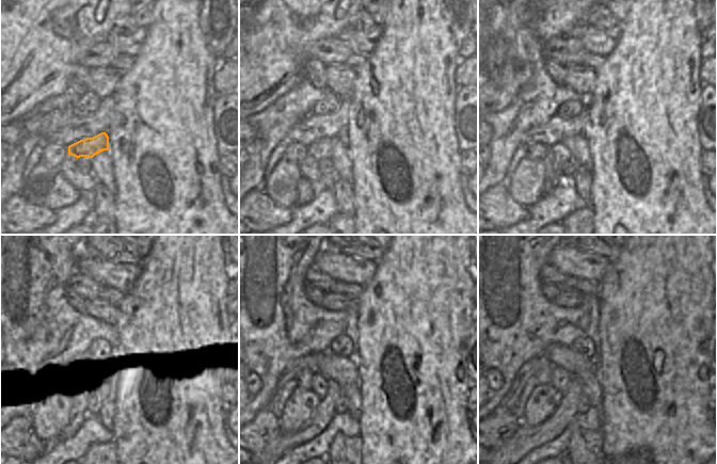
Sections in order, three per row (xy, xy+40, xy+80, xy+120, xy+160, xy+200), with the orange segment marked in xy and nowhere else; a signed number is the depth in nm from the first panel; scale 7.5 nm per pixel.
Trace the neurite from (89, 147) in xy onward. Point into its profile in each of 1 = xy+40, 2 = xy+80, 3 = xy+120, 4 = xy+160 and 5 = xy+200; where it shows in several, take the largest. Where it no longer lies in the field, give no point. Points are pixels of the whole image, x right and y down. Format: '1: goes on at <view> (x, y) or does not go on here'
1: goes on at xy+40 (323, 148)
2: goes on at xy+80 (560, 150)
3: goes on at xy+120 (81, 411)
4: goes on at xy+160 (325, 411)
5: goes on at xy+200 (525, 438)

